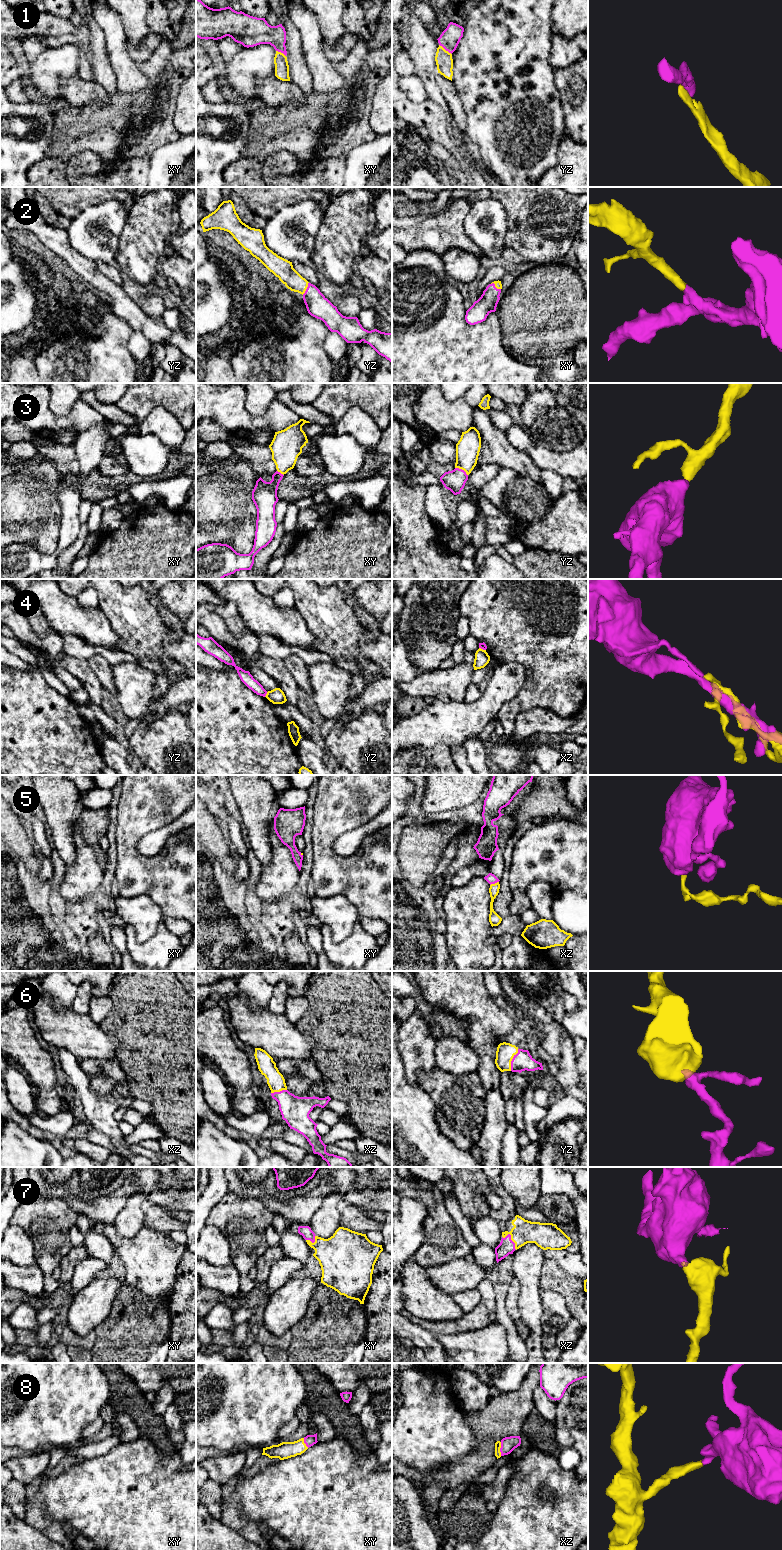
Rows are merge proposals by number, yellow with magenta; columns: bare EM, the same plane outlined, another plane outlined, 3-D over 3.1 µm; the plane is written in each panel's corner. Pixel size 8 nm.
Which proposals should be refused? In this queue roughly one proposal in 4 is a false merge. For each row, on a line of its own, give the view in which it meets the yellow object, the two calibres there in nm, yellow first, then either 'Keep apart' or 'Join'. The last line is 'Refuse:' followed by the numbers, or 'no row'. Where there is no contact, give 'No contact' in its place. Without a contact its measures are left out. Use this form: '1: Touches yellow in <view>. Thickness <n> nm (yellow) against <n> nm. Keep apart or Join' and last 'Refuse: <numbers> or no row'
1: Touches yellow in yz. Thickness 140 nm (yellow) against 160 nm. Join
2: Touches yellow in yz. Thickness 160 nm (yellow) against 180 nm. Join
3: Touches yellow in yz. Thickness 190 nm (yellow) against 170 nm. Join
4: Touches yellow in yz. Thickness 120 nm (yellow) against 90 nm. Keep apart
5: Touches yellow in xz. Thickness 80 nm (yellow) against 80 nm. Keep apart
6: Touches yellow in yz. Thickness 150 nm (yellow) against 150 nm. Join
7: Touches yellow in xz. Thickness 190 nm (yellow) against 120 nm. Join
8: Touches yellow in xz. Thickness 50 nm (yellow) against 120 nm. Join
Refuse: 4, 5

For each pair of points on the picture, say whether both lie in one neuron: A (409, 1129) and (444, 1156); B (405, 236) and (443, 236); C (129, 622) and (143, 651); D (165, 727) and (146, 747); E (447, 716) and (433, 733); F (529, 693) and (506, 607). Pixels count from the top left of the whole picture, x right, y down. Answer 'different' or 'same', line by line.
A: same
B: same
C: same
D: same
E: same
F: same

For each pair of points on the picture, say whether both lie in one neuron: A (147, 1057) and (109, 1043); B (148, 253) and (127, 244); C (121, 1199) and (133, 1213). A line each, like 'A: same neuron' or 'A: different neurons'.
A: different neurons
B: same neuron
C: different neurons

